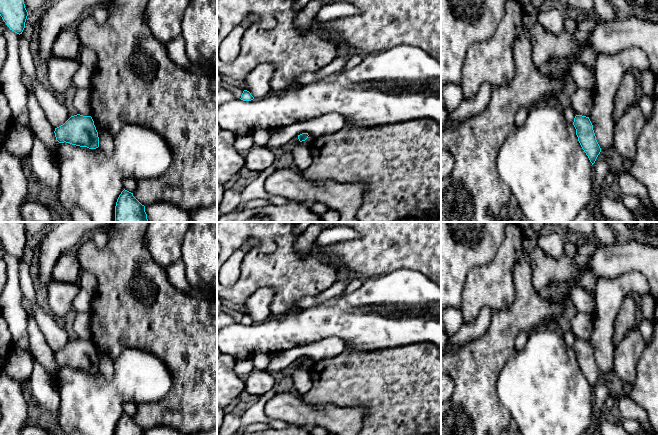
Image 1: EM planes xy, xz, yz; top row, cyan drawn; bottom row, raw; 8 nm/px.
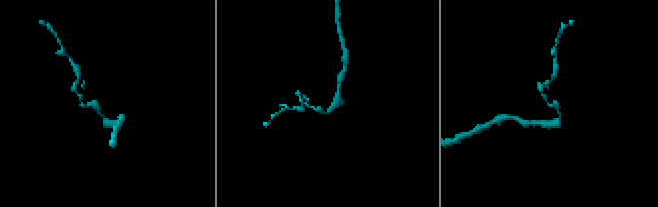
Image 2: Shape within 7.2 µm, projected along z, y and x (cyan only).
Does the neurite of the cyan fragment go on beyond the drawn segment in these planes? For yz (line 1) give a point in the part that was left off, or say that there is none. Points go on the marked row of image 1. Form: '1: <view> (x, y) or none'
1: none

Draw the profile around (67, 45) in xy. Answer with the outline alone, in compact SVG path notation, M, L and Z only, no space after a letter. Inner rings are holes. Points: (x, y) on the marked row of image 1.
M76 27L62 30L52 46L52 56L64 59L78 59L81 47Z

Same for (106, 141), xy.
M94 121L94 125L98 132L99 146L104 150L104 153L110 157L114 152L114 137L107 129L100 126L96 121Z

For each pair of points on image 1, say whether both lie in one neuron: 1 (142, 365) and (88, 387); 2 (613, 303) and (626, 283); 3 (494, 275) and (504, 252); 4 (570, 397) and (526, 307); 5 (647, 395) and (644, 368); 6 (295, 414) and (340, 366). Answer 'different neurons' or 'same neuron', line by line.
1: same neuron
2: same neuron
3: same neuron
4: different neurons
5: same neuron
6: different neurons

